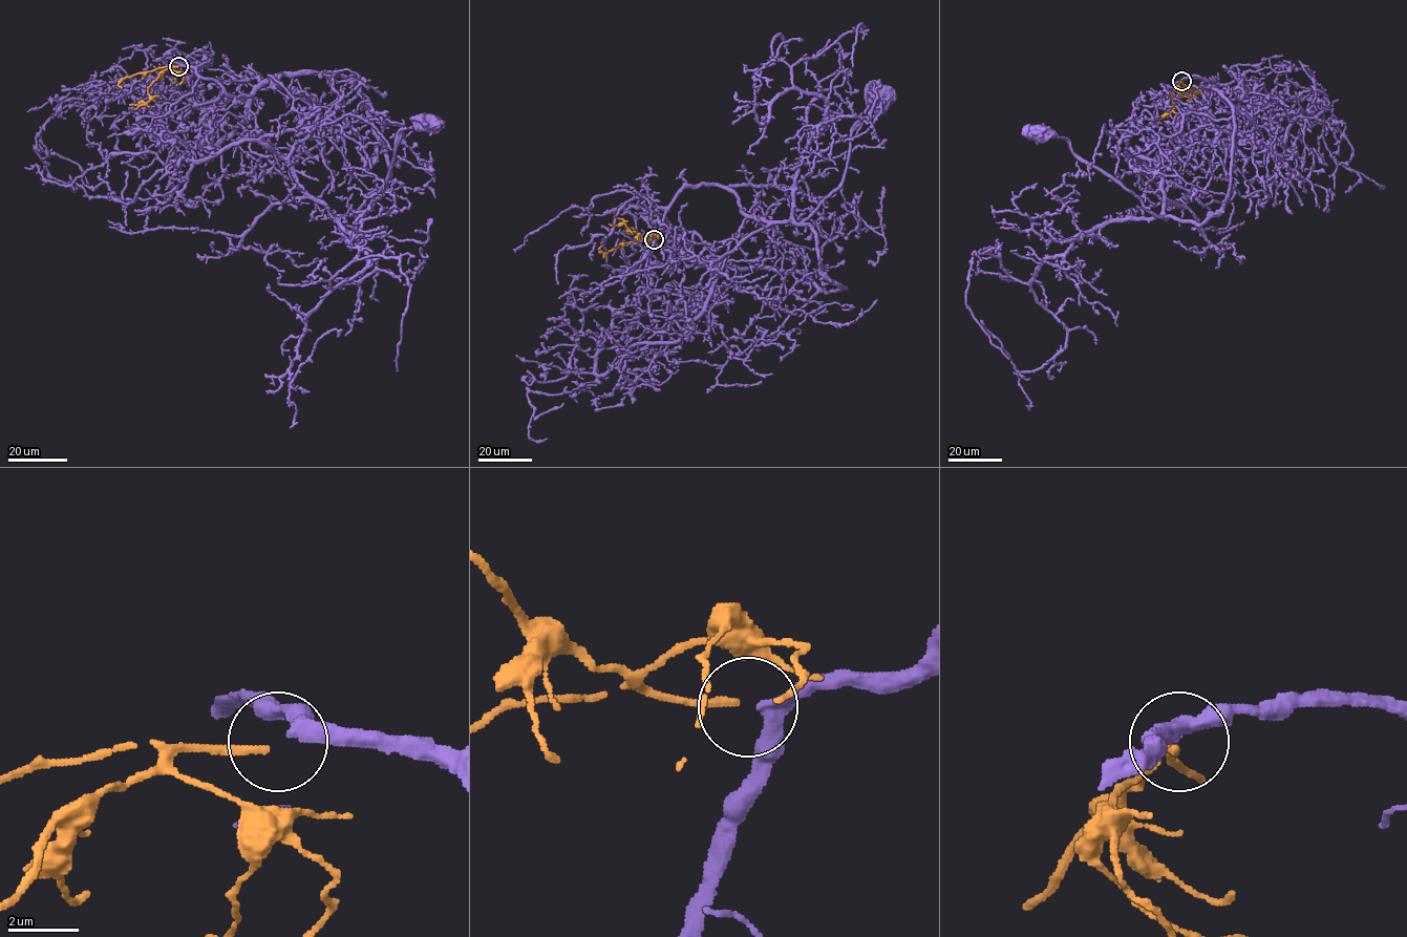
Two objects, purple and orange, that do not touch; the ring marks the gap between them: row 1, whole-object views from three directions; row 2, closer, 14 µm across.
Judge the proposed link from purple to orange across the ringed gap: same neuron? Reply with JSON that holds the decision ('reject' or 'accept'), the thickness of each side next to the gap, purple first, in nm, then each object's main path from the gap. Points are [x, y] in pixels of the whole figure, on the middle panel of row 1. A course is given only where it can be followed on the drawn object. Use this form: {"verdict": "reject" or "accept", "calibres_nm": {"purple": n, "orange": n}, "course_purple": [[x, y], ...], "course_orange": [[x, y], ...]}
{"verdict": "accept", "calibres_nm": {"purple": 360, "orange": 240}, "course_purple": [[655, 239], [694, 232], [729, 264], [845, 289], [803, 222], [838, 186], [850, 135], [886, 96]], "course_orange": [[653, 239], [645, 238], [632, 228], [625, 232], [624, 221], [613, 216]]}

